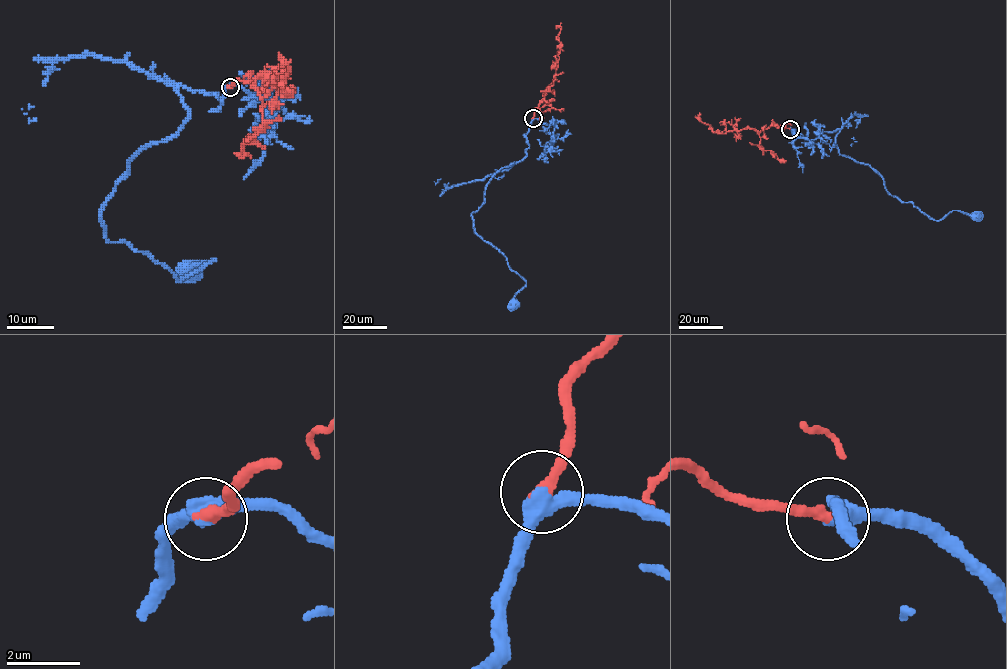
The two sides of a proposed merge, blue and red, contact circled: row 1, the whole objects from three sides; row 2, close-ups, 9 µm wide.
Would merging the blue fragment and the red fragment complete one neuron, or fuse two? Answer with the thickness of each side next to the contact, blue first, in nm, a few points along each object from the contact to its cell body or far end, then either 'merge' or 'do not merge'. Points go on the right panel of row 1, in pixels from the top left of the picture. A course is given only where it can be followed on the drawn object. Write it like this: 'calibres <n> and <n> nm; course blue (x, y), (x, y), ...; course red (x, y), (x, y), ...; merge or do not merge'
calibres 400 and 320 nm; course blue (790, 129), (814, 140), (841, 128), (839, 153), (868, 164), (893, 196), (936, 220), (954, 210), (977, 216); course red (790, 129), (776, 124), (758, 133), (749, 128), (717, 133), (699, 120), (700, 113); merge

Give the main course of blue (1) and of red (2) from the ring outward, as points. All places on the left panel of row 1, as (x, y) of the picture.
1: (230, 87), (214, 110), (179, 86), (186, 122), (100, 214), (178, 280), (215, 259), (187, 272)
2: (230, 87), (257, 78), (252, 84), (262, 96), (276, 85), (291, 96), (282, 79), (290, 68), (279, 53)

